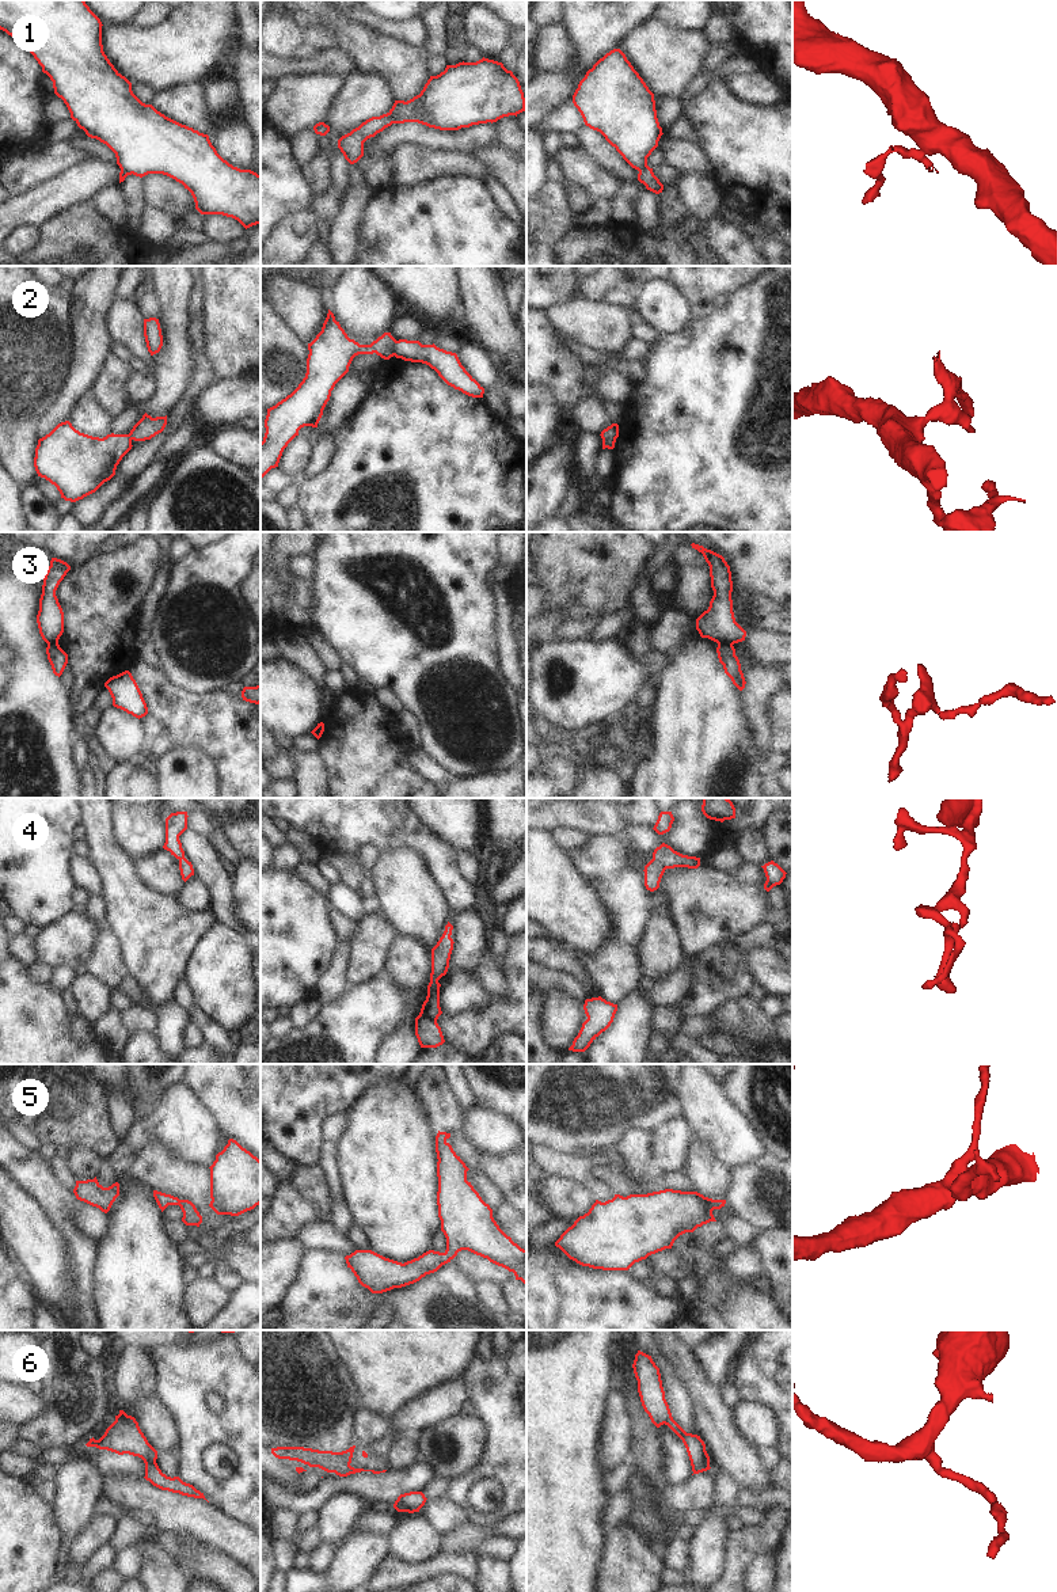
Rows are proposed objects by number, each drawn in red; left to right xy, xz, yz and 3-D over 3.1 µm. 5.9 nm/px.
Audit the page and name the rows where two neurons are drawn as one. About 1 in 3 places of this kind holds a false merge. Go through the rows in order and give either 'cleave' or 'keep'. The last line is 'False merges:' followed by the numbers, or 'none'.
1: cleave
2: cleave
3: cleave
4: keep
5: keep
6: keep
False merges: 1, 2, 3

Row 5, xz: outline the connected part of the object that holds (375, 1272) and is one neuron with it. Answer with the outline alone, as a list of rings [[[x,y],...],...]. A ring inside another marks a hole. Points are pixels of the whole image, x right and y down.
[[[450,1133],[436,1136],[438,1192],[437,1205],[441,1231],[446,1238],[444,1253],[429,1250],[404,1264],[372,1250],[346,1255],[347,1268],[372,1293],[383,1293],[419,1281],[450,1262],[459,1251],[468,1250],[513,1272],[526,1284],[526,1250],[512,1240],[497,1224],[493,1209],[467,1181],[465,1163],[446,1141]]]

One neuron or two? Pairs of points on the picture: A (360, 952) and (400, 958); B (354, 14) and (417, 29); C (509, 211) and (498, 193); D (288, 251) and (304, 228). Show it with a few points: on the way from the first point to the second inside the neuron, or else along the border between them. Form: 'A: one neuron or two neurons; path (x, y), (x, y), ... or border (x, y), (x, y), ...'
A: two neurons; border (398, 934), (388, 950), (381, 972)
B: one neuron; path (369, 21), (388, 29), (402, 29)
C: one neuron; path (506, 206), (500, 197)
D: one neuron; path (288, 246), (299, 234)

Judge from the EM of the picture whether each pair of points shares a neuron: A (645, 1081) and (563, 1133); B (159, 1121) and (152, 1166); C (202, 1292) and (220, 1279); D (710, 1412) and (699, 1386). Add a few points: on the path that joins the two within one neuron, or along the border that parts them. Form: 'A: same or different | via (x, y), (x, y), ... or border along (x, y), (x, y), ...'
A: same | via (624, 1081), (618, 1081), (584, 1114)
B: different | border along (135, 1150), (158, 1140), (183, 1159)
C: different | border along (212, 1279), (229, 1294)
D: same | via (708, 1405), (703, 1393)

